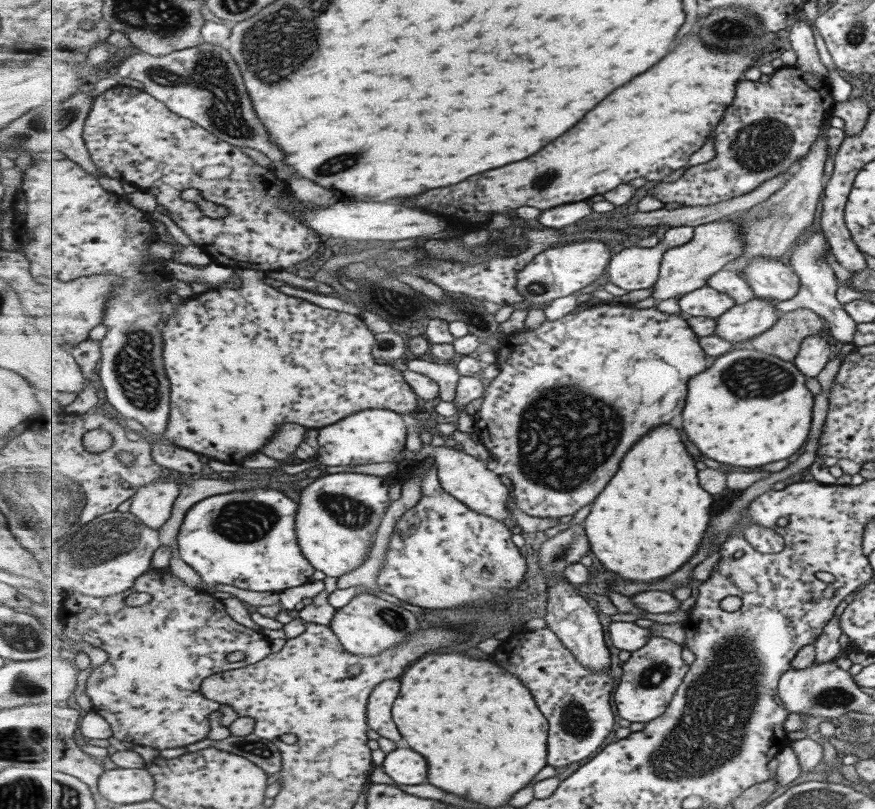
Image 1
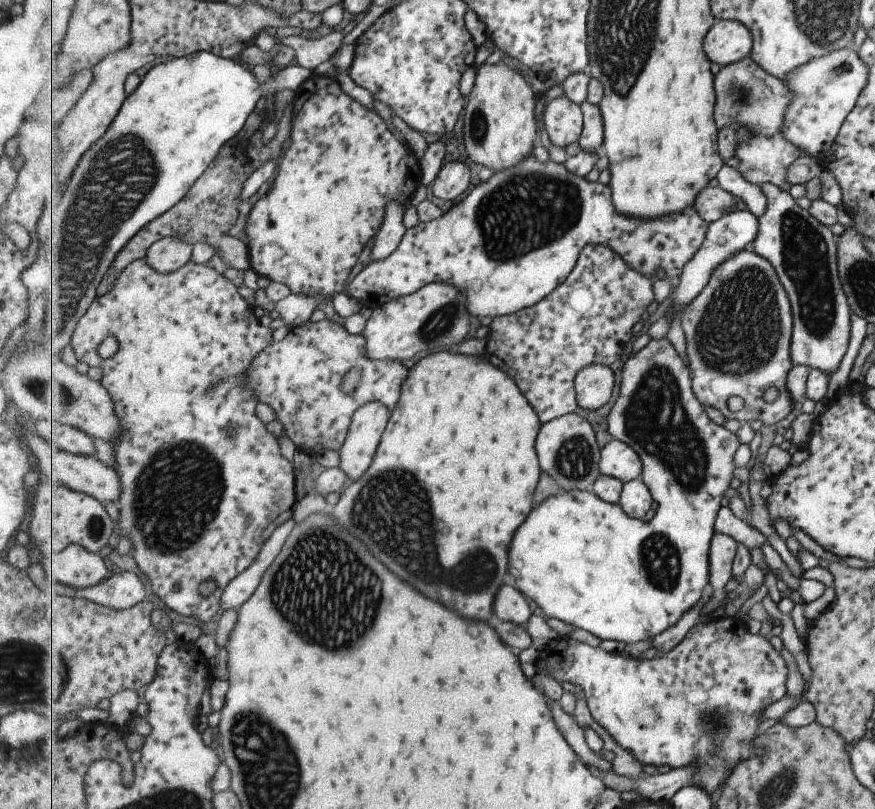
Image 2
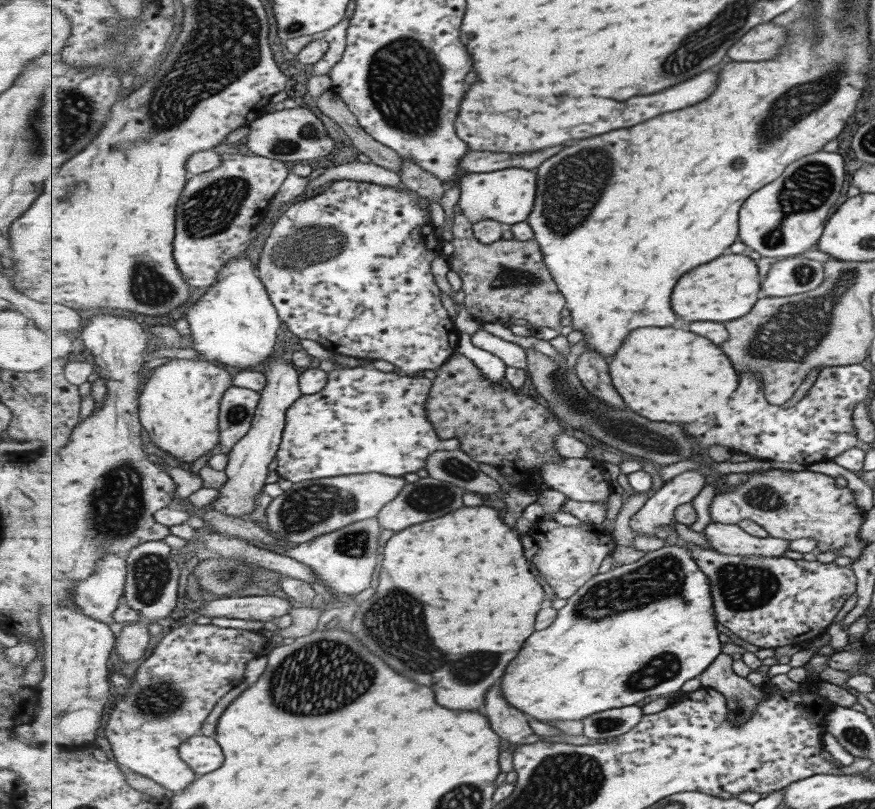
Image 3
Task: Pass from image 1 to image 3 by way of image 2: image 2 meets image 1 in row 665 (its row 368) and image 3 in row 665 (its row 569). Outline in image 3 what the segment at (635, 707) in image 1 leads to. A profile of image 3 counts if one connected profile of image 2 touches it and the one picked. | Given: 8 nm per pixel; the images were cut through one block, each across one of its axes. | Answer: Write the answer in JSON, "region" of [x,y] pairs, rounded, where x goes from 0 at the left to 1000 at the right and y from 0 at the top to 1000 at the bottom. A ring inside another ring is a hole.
{"region":[[[773,671],[771,674],[742,681],[728,695],[710,698],[691,708],[680,711],[657,735],[649,740],[648,747],[638,755],[634,769],[623,779],[613,780],[599,797],[595,808],[591,811],[591,816],[582,820],[582,826],[579,826],[579,831],[577,831],[571,843],[575,858],[582,865],[582,870],[586,870],[589,875],[595,876],[595,880],[600,880],[605,886],[613,888],[621,894],[637,892],[637,890],[665,891],[666,888],[671,888],[671,885],[675,885],[681,880],[691,880],[691,878],[712,873],[723,873],[728,868],[733,868],[733,865],[745,865],[755,860],[755,858],[771,858],[778,853],[778,848],[783,843],[787,843],[792,838],[799,838],[800,833],[803,833],[817,818],[817,815],[826,807],[819,769],[815,747],[815,732],[813,732],[813,717],[801,705],[797,692],[792,690],[790,680],[784,674],[775,675]]]}

